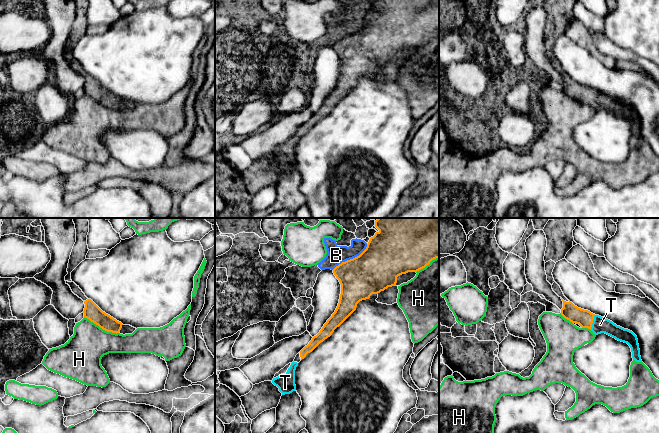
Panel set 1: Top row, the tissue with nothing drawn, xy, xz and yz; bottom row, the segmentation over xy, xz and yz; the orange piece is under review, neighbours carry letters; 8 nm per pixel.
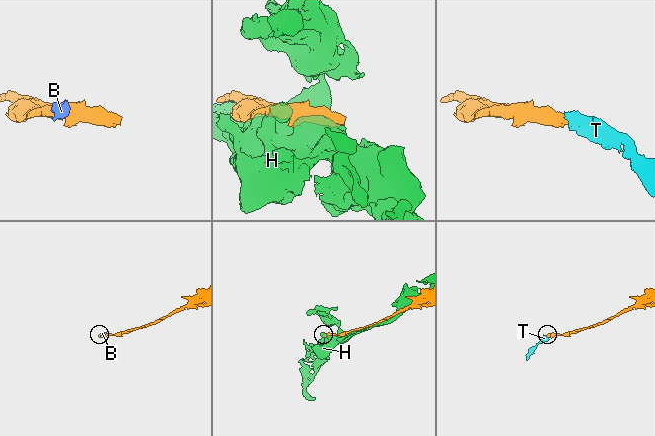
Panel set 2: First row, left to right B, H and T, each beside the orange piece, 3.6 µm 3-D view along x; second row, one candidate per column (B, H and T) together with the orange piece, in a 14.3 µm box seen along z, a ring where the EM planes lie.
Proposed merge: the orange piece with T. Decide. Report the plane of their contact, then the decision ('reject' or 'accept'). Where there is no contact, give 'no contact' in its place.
meets orange in yz; accept

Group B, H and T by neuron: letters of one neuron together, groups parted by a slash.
B / H / T

